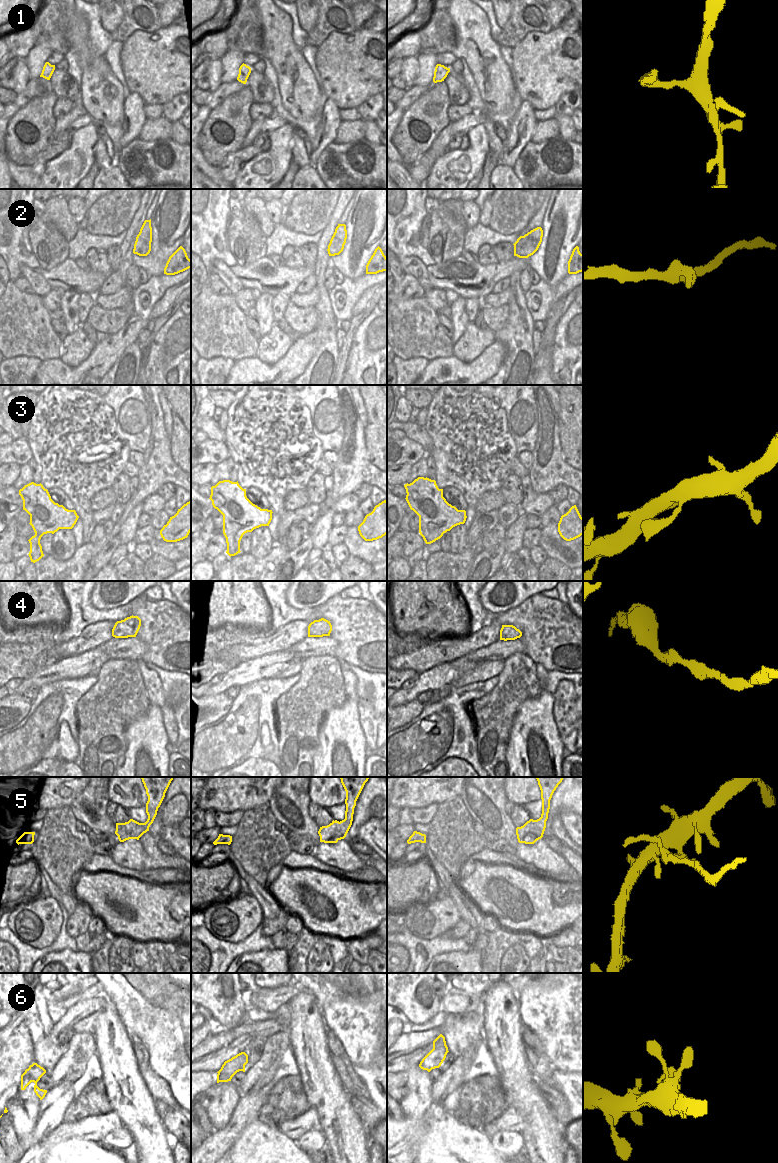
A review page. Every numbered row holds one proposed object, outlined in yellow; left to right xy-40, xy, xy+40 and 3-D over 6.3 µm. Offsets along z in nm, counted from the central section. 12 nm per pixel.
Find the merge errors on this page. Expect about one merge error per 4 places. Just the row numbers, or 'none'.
5.

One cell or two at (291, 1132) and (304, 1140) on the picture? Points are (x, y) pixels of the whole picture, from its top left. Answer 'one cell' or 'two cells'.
two cells

